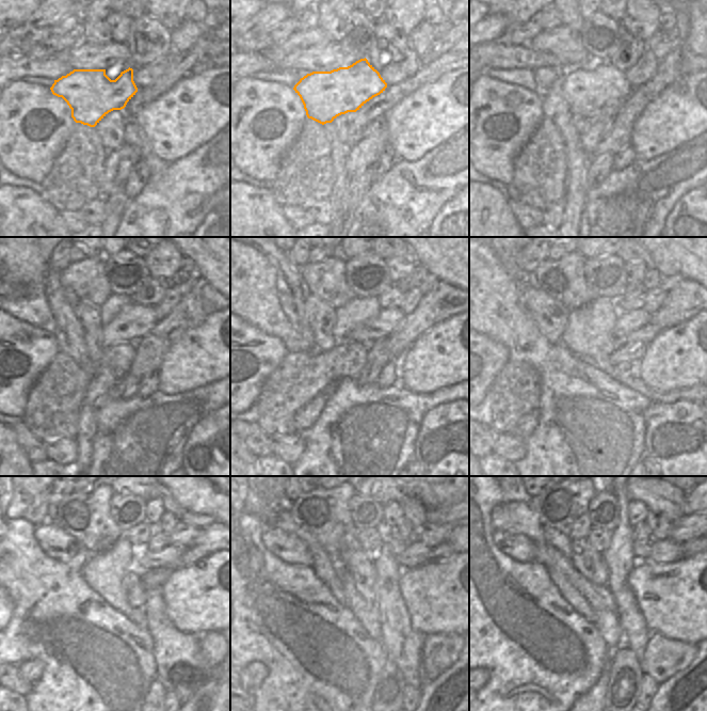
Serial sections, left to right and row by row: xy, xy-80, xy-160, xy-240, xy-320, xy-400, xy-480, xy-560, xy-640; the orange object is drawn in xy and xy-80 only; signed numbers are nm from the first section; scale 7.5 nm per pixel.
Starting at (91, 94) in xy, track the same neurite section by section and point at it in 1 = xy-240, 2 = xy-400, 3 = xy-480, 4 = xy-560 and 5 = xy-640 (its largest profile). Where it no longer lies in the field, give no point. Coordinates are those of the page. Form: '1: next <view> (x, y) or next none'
1: next xy-240 (134, 321)
2: next xy-400 (626, 322)
3: next xy-480 (146, 561)
4: next xy-560 (416, 554)
5: next xy-640 (665, 551)

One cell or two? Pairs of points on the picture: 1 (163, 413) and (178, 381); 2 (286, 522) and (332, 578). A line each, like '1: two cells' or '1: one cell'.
1: two cells
2: one cell

